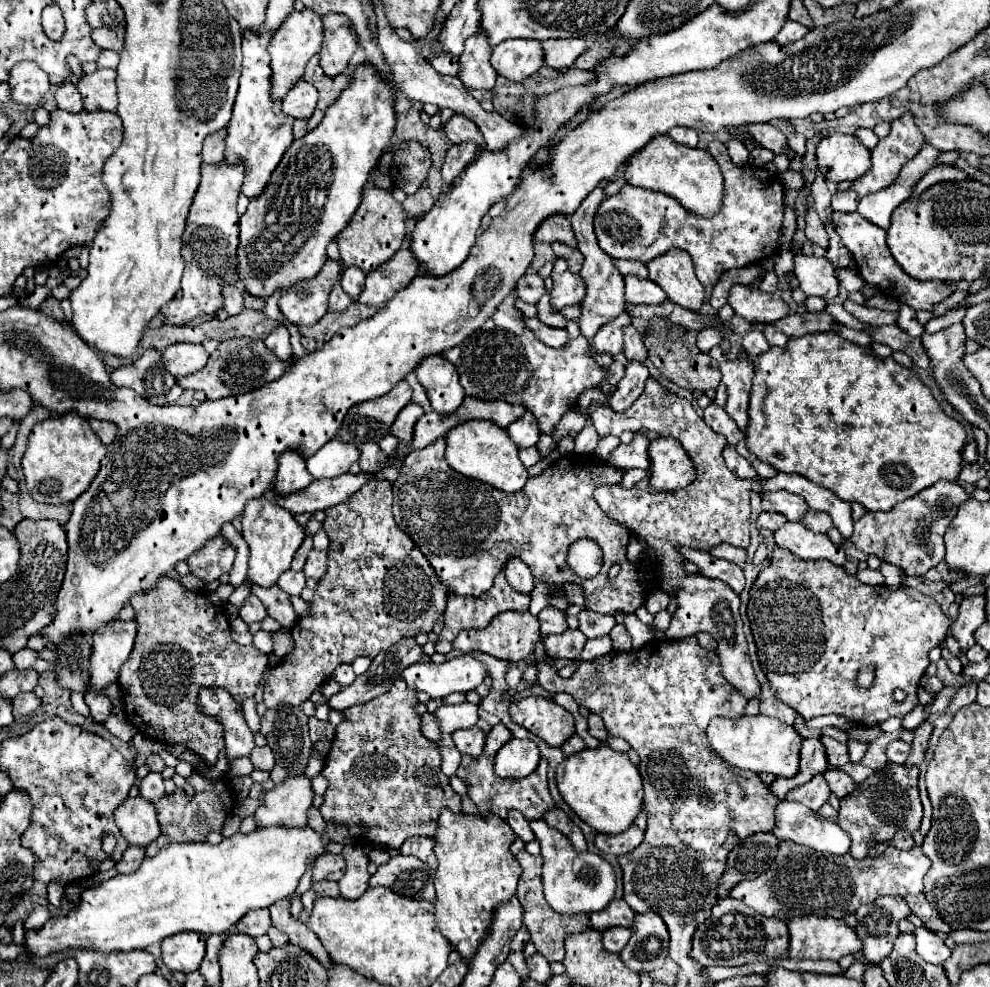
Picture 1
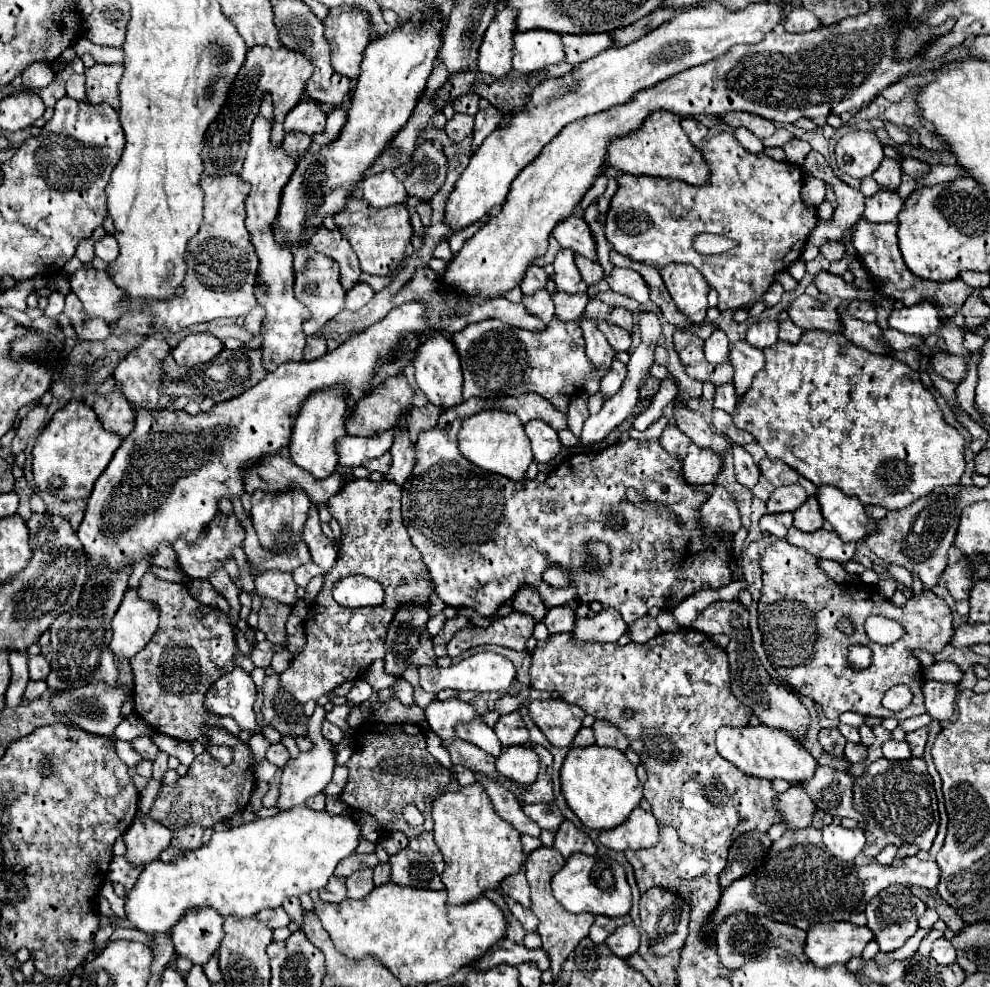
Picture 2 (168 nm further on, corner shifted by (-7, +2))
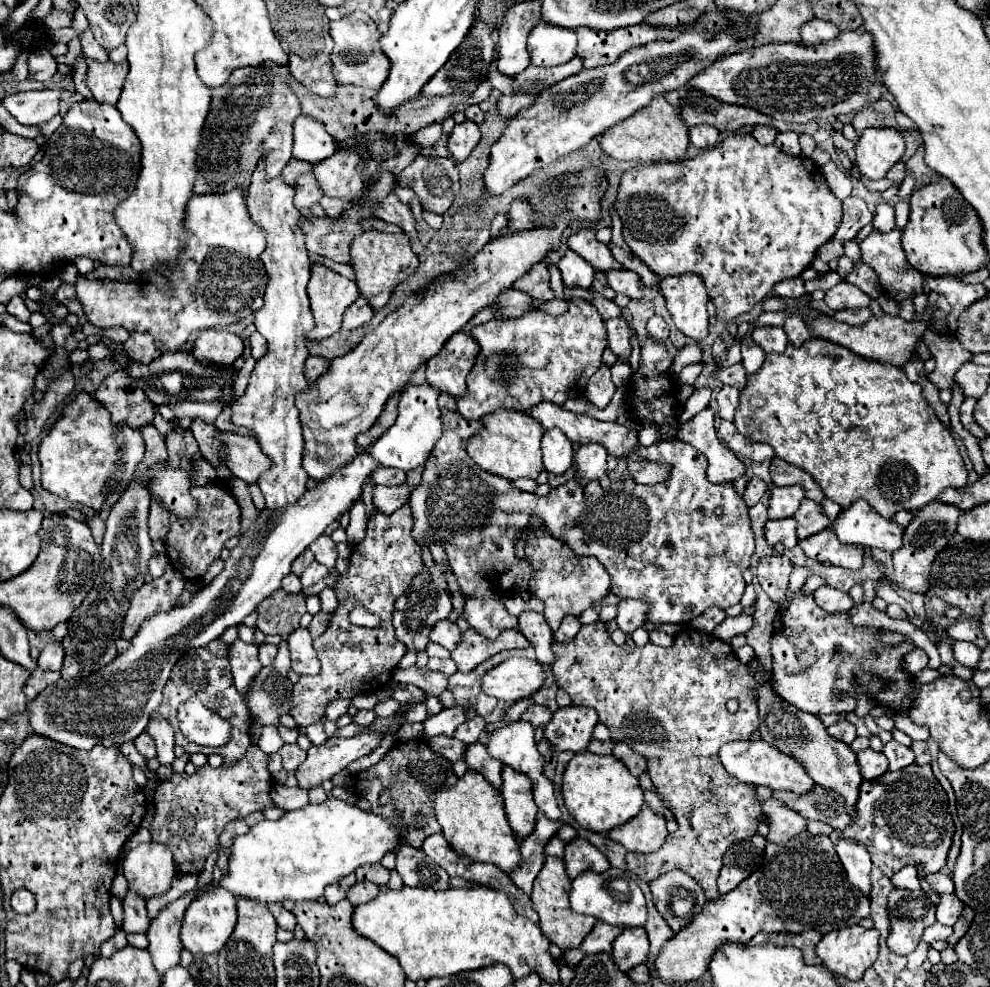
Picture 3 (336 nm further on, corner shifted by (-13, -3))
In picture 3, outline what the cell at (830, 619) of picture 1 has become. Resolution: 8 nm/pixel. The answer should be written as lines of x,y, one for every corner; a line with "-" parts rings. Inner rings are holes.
768,555
758,561
756,577
766,595
786,609
780,609
780,629
772,633
772,683
776,693
788,701
790,705
820,715
820,713
850,713
856,709
858,699
854,695
846,695
842,703
832,701
832,691
848,693
852,687
862,689
874,703
892,707
894,713
906,713
912,709
910,689
914,675
902,667
906,653
910,653
916,645
908,635
904,635
904,643
900,647
880,647
876,643
876,635
882,629
878,627
854,627
850,623
850,615
840,611
836,615
828,615
822,607
816,605
812,595
796,591
792,599
786,599
788,593
788,577
792,573
792,561
786,555
-
834,647
842,651
836,653

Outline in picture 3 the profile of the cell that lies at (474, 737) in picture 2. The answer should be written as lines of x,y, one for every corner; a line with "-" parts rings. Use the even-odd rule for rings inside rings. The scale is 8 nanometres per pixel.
474,717
470,721
464,721
460,727
456,727
454,737
460,739
460,741
464,741
466,745
472,745
472,743
478,741
478,737
480,737
480,733
482,733
484,727
486,727
484,719
482,717

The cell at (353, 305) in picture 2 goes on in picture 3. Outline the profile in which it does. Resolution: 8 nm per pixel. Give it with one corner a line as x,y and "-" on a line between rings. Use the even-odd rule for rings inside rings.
358,297
344,313
344,321
342,321
342,329
356,329
362,327
364,323
368,323
374,317
374,309
368,307
368,301
364,297

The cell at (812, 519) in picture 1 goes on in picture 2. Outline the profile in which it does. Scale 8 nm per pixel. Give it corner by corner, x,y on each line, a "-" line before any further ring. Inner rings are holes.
808,498
796,512
794,512
794,526
802,532
814,532
822,528
822,514
820,514
820,504
816,498

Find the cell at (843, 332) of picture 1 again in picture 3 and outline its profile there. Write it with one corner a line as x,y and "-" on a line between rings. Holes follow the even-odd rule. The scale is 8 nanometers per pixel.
927,328
923,340
936,362
936,369
928,375
928,381
938,389
950,389
954,383
954,373
966,361
972,361
972,353
967,351
959,340
950,334
938,335

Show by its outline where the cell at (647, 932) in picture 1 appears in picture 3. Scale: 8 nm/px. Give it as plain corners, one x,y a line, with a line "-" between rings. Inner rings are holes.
680,869
668,871
650,883
654,905
672,933
682,931
702,909
704,891

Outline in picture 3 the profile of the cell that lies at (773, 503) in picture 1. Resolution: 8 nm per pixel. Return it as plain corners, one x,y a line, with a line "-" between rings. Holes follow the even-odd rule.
800,485
774,487
768,505
768,519
786,519
796,513
800,501
804,499
804,489

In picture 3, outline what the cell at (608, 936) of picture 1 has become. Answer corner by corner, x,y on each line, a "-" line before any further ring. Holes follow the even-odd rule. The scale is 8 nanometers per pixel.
628,927
622,935
612,943
614,963
620,971
630,971
632,967
640,965
648,957
648,937
642,927

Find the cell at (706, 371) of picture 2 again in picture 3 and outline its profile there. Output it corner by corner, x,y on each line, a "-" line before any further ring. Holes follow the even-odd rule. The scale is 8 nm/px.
714,363
714,379
718,379
720,383
738,387
738,389
746,387
746,371
740,363
736,363
736,365

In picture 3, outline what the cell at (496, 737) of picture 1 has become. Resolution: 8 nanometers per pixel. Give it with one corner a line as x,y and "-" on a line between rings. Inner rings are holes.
532,705
532,707
528,707
528,711
522,713
520,719
532,723
532,727
534,727
534,731
536,731
536,741
540,741
540,739
544,739
542,729
544,729
544,725
548,723
550,717
552,717
552,713
550,713
546,707
542,707
542,705

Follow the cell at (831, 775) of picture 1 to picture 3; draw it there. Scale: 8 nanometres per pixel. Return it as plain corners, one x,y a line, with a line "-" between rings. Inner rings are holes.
814,785
814,789
808,793
796,795
788,791
776,791
774,797
796,809
806,819
826,821
832,827
846,827
848,823
852,823
852,817
848,815
844,807
844,799
840,799
840,795
820,785

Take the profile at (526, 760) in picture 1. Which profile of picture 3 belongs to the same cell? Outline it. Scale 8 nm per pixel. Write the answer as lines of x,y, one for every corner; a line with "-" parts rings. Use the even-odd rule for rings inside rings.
504,767
502,797
508,823
514,829
516,837
522,839
532,833
538,811
532,799
532,779
528,779
528,775
520,775
520,771
512,771
512,767

